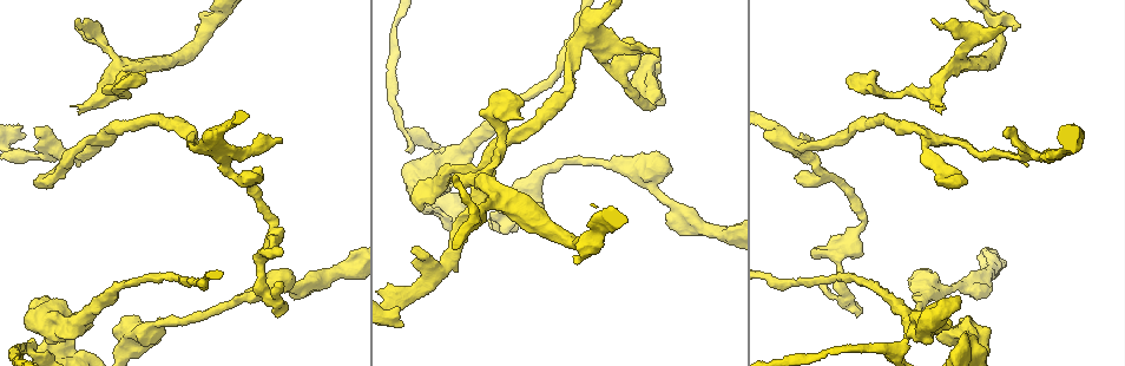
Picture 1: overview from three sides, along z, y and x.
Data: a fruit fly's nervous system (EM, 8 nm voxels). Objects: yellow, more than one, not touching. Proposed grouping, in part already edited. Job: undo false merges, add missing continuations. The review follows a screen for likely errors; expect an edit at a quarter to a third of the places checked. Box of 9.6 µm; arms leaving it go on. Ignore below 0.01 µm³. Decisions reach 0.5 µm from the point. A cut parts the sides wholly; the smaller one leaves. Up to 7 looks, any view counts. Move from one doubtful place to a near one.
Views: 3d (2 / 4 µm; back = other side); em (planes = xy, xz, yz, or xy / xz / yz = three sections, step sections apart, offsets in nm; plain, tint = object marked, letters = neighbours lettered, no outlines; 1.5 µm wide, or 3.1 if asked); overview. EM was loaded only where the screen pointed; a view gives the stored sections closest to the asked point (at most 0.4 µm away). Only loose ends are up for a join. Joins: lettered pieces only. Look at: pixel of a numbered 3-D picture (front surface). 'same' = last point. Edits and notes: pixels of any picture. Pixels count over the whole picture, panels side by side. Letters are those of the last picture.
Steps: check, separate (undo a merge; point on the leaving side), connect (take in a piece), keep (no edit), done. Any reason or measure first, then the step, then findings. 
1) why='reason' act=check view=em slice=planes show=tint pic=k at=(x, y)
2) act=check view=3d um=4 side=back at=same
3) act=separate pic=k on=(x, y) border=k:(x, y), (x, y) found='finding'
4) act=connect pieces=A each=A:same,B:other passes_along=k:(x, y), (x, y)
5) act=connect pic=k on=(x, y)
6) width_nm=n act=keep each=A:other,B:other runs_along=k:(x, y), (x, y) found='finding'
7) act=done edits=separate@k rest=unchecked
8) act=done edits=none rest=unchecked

why='thick turns thin' act=check view=em slice=planes show=letters pic=1 at=(1058, 153)

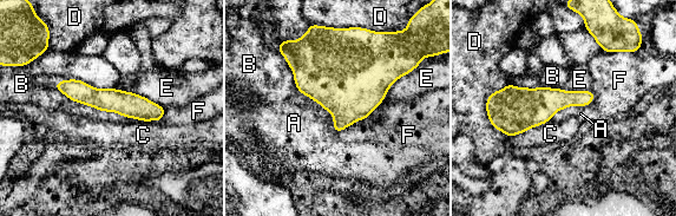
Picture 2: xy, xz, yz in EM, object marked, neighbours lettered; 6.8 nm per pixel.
act=keep each=A:other,B:other,C:other,D:other,E:other,F:other found='continuous, no second neuron'

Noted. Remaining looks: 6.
why='an open end' act=check view=em slice=planes show=letters pic=1 at=(930, 104)

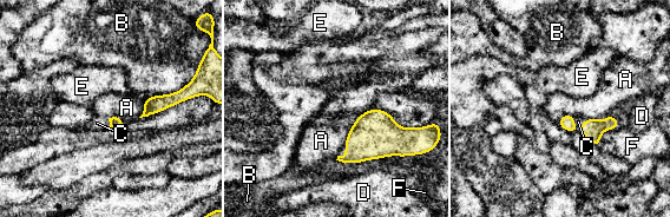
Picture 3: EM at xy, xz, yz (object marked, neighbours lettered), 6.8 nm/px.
act=connect pieces=C each=A:other,B:other,C:same,D:other,E:other,F:other passes_along=3:(592, 129), (573, 125), (578, 122) found='it goes on there'

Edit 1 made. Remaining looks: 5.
act=check view=3d um=4 pic=1 at=(672, 203)

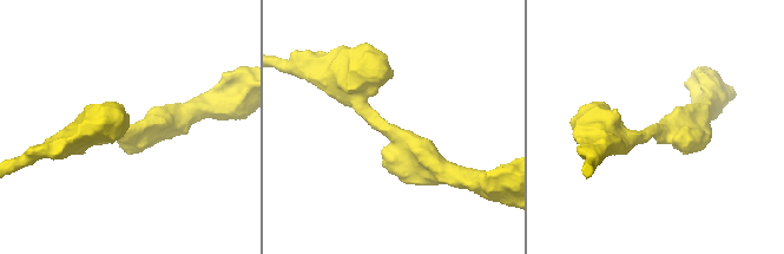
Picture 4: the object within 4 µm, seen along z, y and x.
why='shape alone is not enough' act=check view=em slice=planes show=letters pic=4 at=(392, 131)

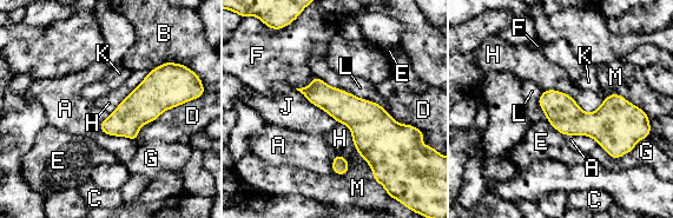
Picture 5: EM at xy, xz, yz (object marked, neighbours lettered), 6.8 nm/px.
width_nm=220 act=keep each=A:other,B:other,C:other,D:other,E:other,F:other,G:other,H:other,J:other,K:other,L:other,M:other border=5:(315, 74), (383, 107) found='all the same neuron'

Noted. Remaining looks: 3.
act=done edits=connect@3 rest=unchecked

